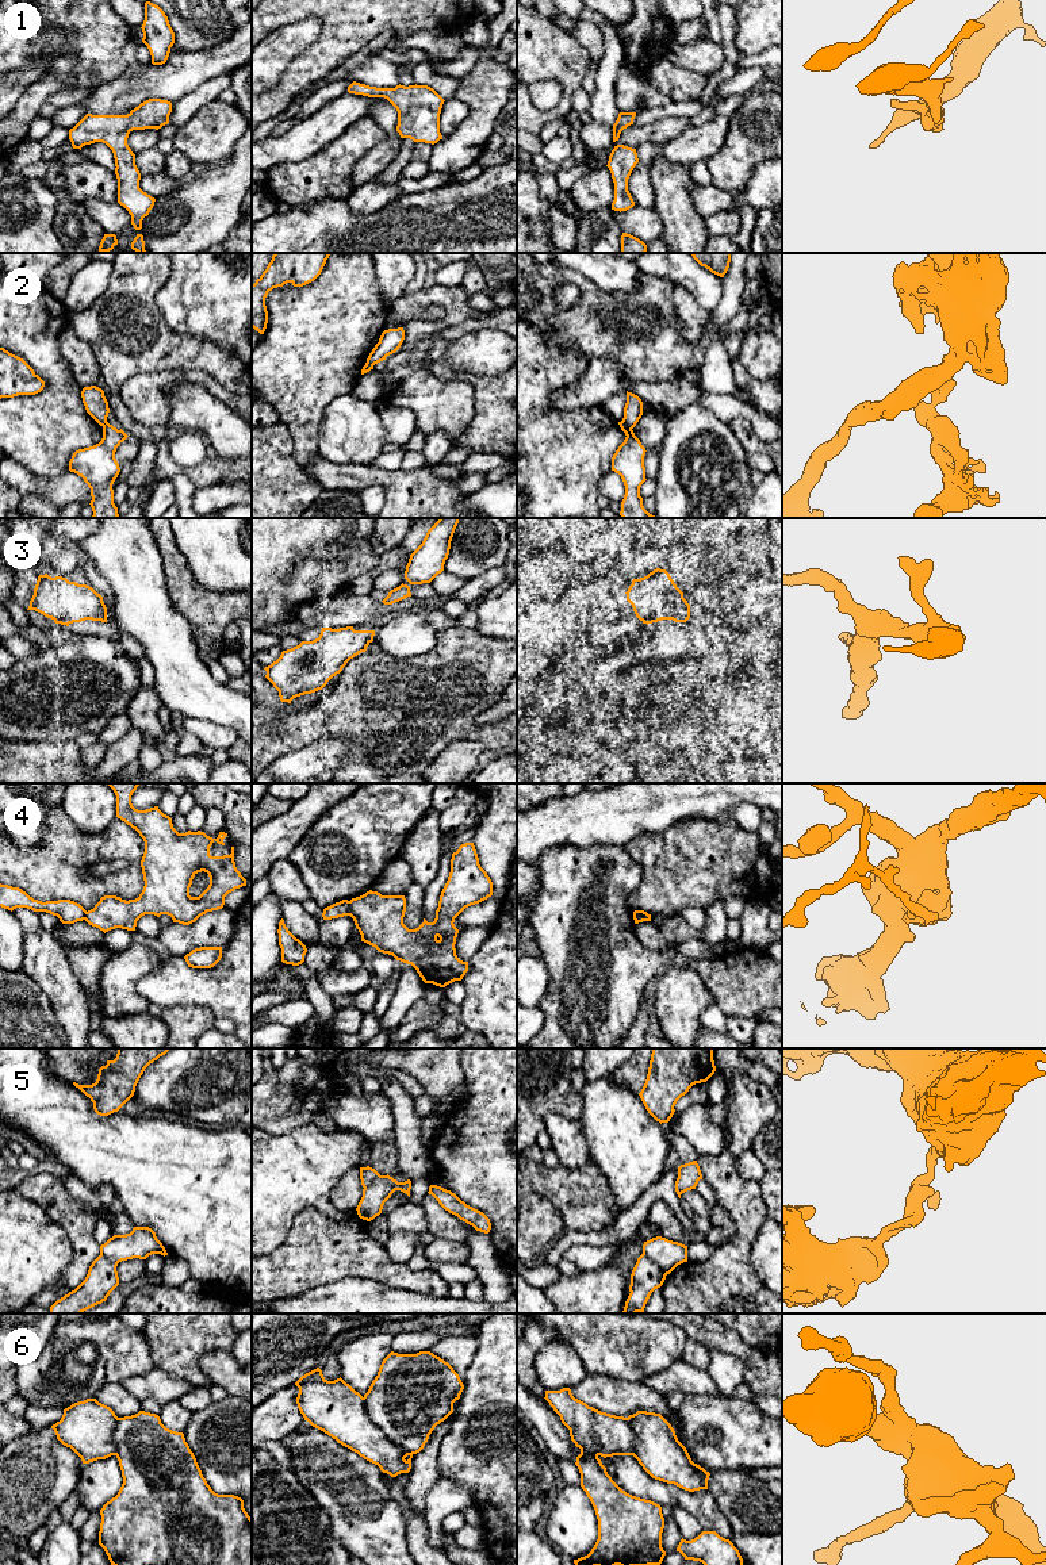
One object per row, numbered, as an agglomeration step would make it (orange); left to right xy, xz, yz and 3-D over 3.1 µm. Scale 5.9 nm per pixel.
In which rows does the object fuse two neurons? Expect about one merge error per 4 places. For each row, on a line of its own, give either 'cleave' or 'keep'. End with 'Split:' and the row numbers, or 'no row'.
1: keep
2: cleave
3: keep
4: cleave
5: cleave
6: keep
Split: 2, 4, 5

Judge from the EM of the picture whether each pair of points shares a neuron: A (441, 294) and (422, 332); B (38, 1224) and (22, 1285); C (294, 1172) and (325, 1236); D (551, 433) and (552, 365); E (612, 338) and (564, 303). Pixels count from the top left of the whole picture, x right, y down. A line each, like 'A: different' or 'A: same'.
A: same
B: same
C: different
D: same
E: different

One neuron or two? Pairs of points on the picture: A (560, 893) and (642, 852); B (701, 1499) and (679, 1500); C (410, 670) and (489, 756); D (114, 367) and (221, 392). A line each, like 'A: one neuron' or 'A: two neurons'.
A: two neurons
B: one neuron
C: one neuron
D: two neurons

